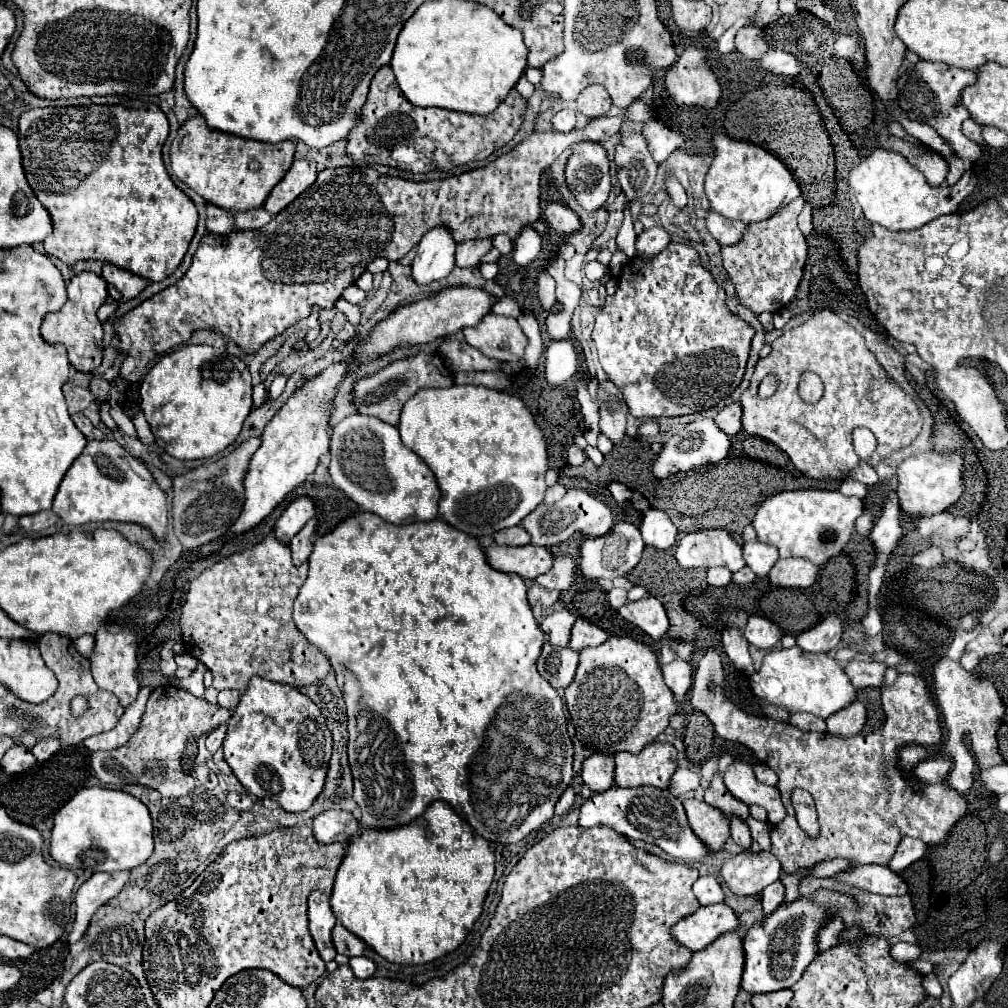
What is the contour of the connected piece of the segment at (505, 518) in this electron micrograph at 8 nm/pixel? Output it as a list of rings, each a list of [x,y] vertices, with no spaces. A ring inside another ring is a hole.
[[[452,385],[452,387],[446,387],[446,389],[422,389],[412,399],[408,399],[404,403],[400,423],[398,423],[398,431],[400,431],[402,443],[408,449],[412,449],[432,469],[432,473],[438,481],[438,487],[440,487],[438,517],[458,531],[464,531],[472,537],[482,537],[482,535],[492,535],[492,533],[496,533],[500,529],[506,529],[506,527],[520,525],[520,521],[528,513],[532,513],[544,499],[544,493],[546,493],[544,475],[548,471],[548,447],[546,447],[546,441],[544,441],[544,435],[542,435],[540,427],[534,423],[534,417],[530,413],[530,409],[526,407],[526,403],[522,399],[518,399],[514,395],[508,395],[508,393],[496,391],[496,389],[488,389],[488,387],[476,387],[476,385]]]

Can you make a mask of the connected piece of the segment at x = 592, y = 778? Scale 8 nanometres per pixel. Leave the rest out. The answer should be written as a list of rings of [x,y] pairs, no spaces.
[[[592,753],[582,763],[582,781],[588,785],[594,793],[602,793],[614,785],[614,759],[610,755]]]

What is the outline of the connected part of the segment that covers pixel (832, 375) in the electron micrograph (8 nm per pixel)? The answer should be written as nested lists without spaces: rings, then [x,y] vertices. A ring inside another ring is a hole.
[[[820,311],[810,321],[784,331],[774,343],[768,357],[760,359],[748,389],[740,397],[742,431],[758,435],[780,447],[792,465],[806,477],[844,479],[860,463],[852,447],[852,429],[866,427],[874,433],[878,445],[868,465],[910,445],[922,429],[918,405],[888,377],[874,353],[866,349],[862,335],[842,321],[834,311]],[[812,371],[824,383],[824,395],[818,403],[804,403],[798,395],[800,375]],[[774,373],[778,389],[772,397],[760,399],[760,381]]]

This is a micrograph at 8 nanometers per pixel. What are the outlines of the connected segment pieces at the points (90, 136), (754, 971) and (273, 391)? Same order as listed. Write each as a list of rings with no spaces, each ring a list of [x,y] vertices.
[[[136,101],[130,107],[124,105],[88,105],[88,107],[48,107],[48,109],[30,109],[26,113],[20,115],[18,121],[18,139],[20,139],[20,153],[22,153],[22,167],[24,167],[24,175],[30,183],[30,187],[34,189],[34,195],[38,197],[38,201],[42,203],[42,207],[46,207],[46,211],[50,213],[52,219],[52,235],[48,235],[42,241],[42,249],[46,255],[54,255],[60,261],[72,265],[76,261],[86,261],[86,259],[96,259],[96,261],[108,261],[120,269],[132,271],[138,277],[144,277],[148,281],[162,281],[166,277],[170,277],[178,265],[182,263],[188,245],[196,233],[196,225],[198,225],[198,211],[194,207],[194,203],[190,201],[188,195],[184,195],[170,179],[170,175],[166,173],[164,161],[162,161],[162,145],[168,137],[168,119],[166,115],[160,111],[158,105],[154,103],[144,103],[144,101]]]
[[[822,889],[814,897],[802,897],[788,907],[776,909],[770,917],[762,917],[760,923],[748,931],[748,937],[744,937],[746,963],[742,989],[750,995],[790,989],[802,977],[808,963],[816,957],[816,933],[828,915],[838,911],[838,905],[854,909],[856,901],[848,895],[828,893]]]
[[[278,375],[278,377],[272,381],[272,385],[270,385],[270,389],[268,389],[268,401],[274,401],[274,399],[278,399],[278,395],[282,395],[286,382],[287,377],[284,377],[284,375]]]

